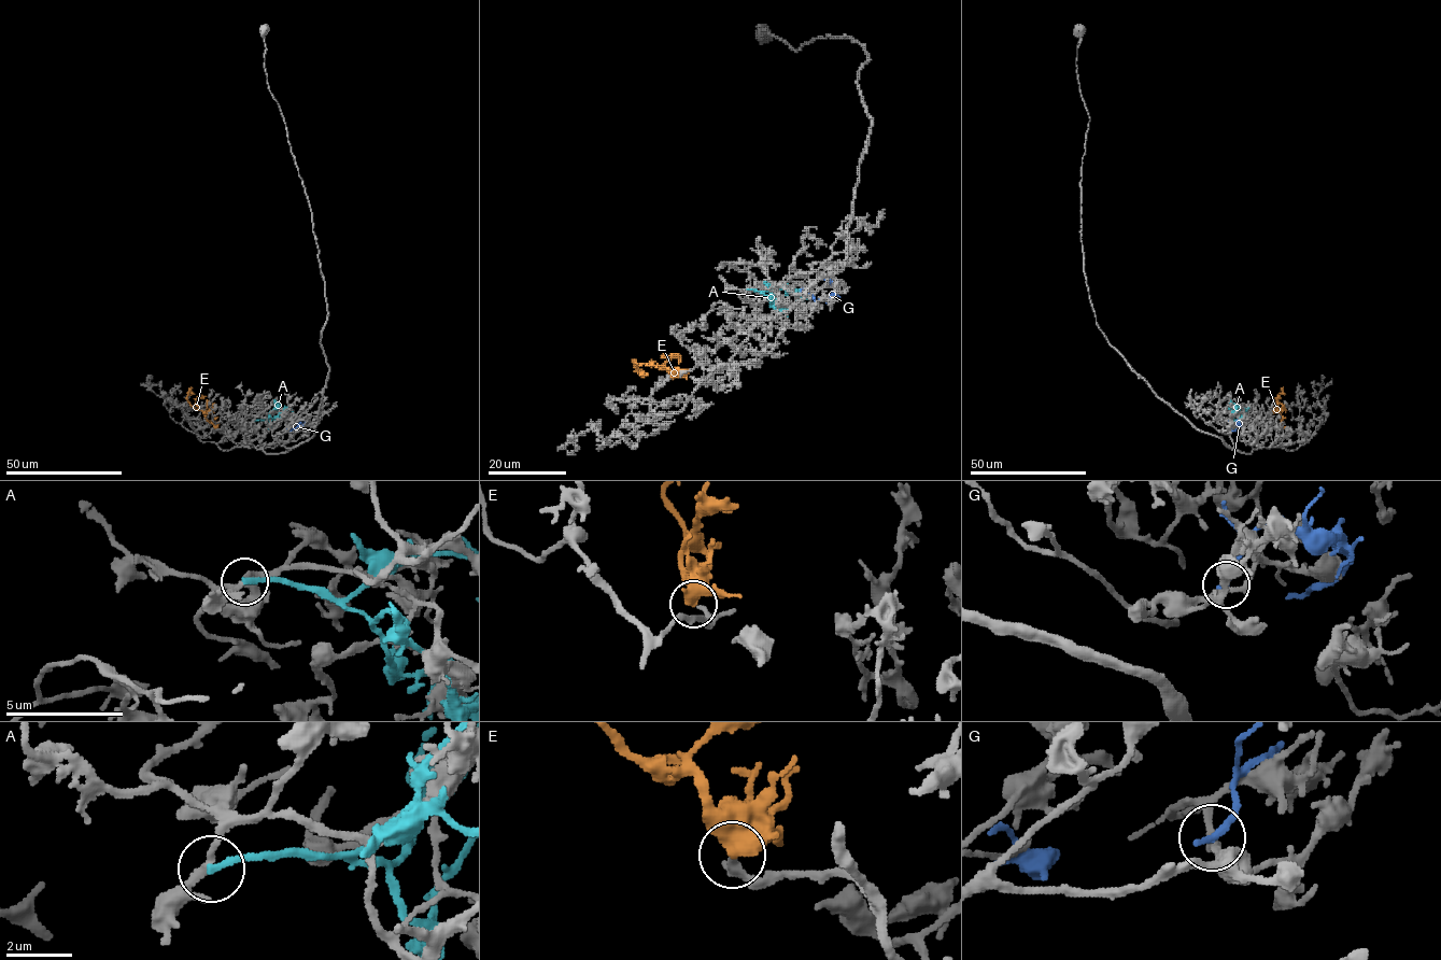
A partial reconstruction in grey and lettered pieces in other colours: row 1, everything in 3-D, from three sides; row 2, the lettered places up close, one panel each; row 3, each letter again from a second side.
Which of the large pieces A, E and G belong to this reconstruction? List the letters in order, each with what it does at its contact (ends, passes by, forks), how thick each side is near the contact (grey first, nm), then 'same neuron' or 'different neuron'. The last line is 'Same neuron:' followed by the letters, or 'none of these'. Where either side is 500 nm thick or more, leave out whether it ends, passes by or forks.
A: it ends; calibres 200 and 220 nm; different neuron
E: calibres 180 and 650 nm; same neuron
G: it ends; calibres 220 and 260 nm; different neuron
Same neuron: E

